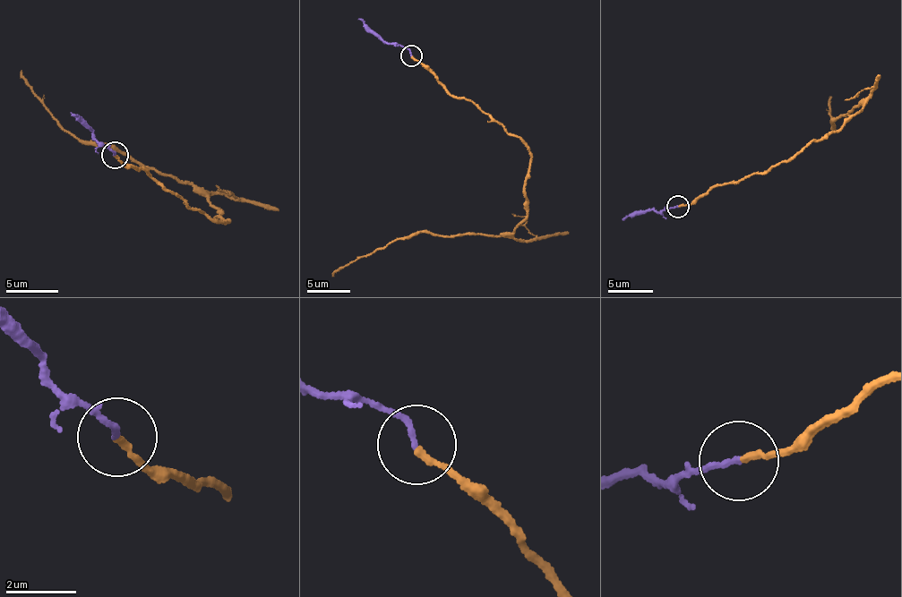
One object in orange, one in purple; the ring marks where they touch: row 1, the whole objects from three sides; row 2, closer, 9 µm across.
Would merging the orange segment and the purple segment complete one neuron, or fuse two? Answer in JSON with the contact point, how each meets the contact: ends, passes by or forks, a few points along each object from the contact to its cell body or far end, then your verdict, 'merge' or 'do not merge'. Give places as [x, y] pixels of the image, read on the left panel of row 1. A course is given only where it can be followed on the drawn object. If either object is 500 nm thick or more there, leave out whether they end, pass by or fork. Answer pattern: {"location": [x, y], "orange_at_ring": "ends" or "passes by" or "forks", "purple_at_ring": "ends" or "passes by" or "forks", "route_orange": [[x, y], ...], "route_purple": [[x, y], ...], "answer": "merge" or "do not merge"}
{"location": [115, 155], "orange_at_ring": "ends", "purple_at_ring": "ends", "route_orange": [[116, 156], [221, 223], [227, 221], [216, 217], [219, 208], [191, 185], [81, 140], [54, 118], [21, 70]], "route_purple": [[115, 155], [107, 145], [95, 142], [89, 129], [71, 115]], "answer": "merge"}

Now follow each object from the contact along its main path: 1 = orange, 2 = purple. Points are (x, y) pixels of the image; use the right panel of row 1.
1: (678, 206), (706, 191), (795, 156), (811, 143), (833, 133), (865, 104), (831, 123), (831, 128), (830, 96)
2: (677, 207), (664, 208), (659, 214), (649, 211), (622, 220)

